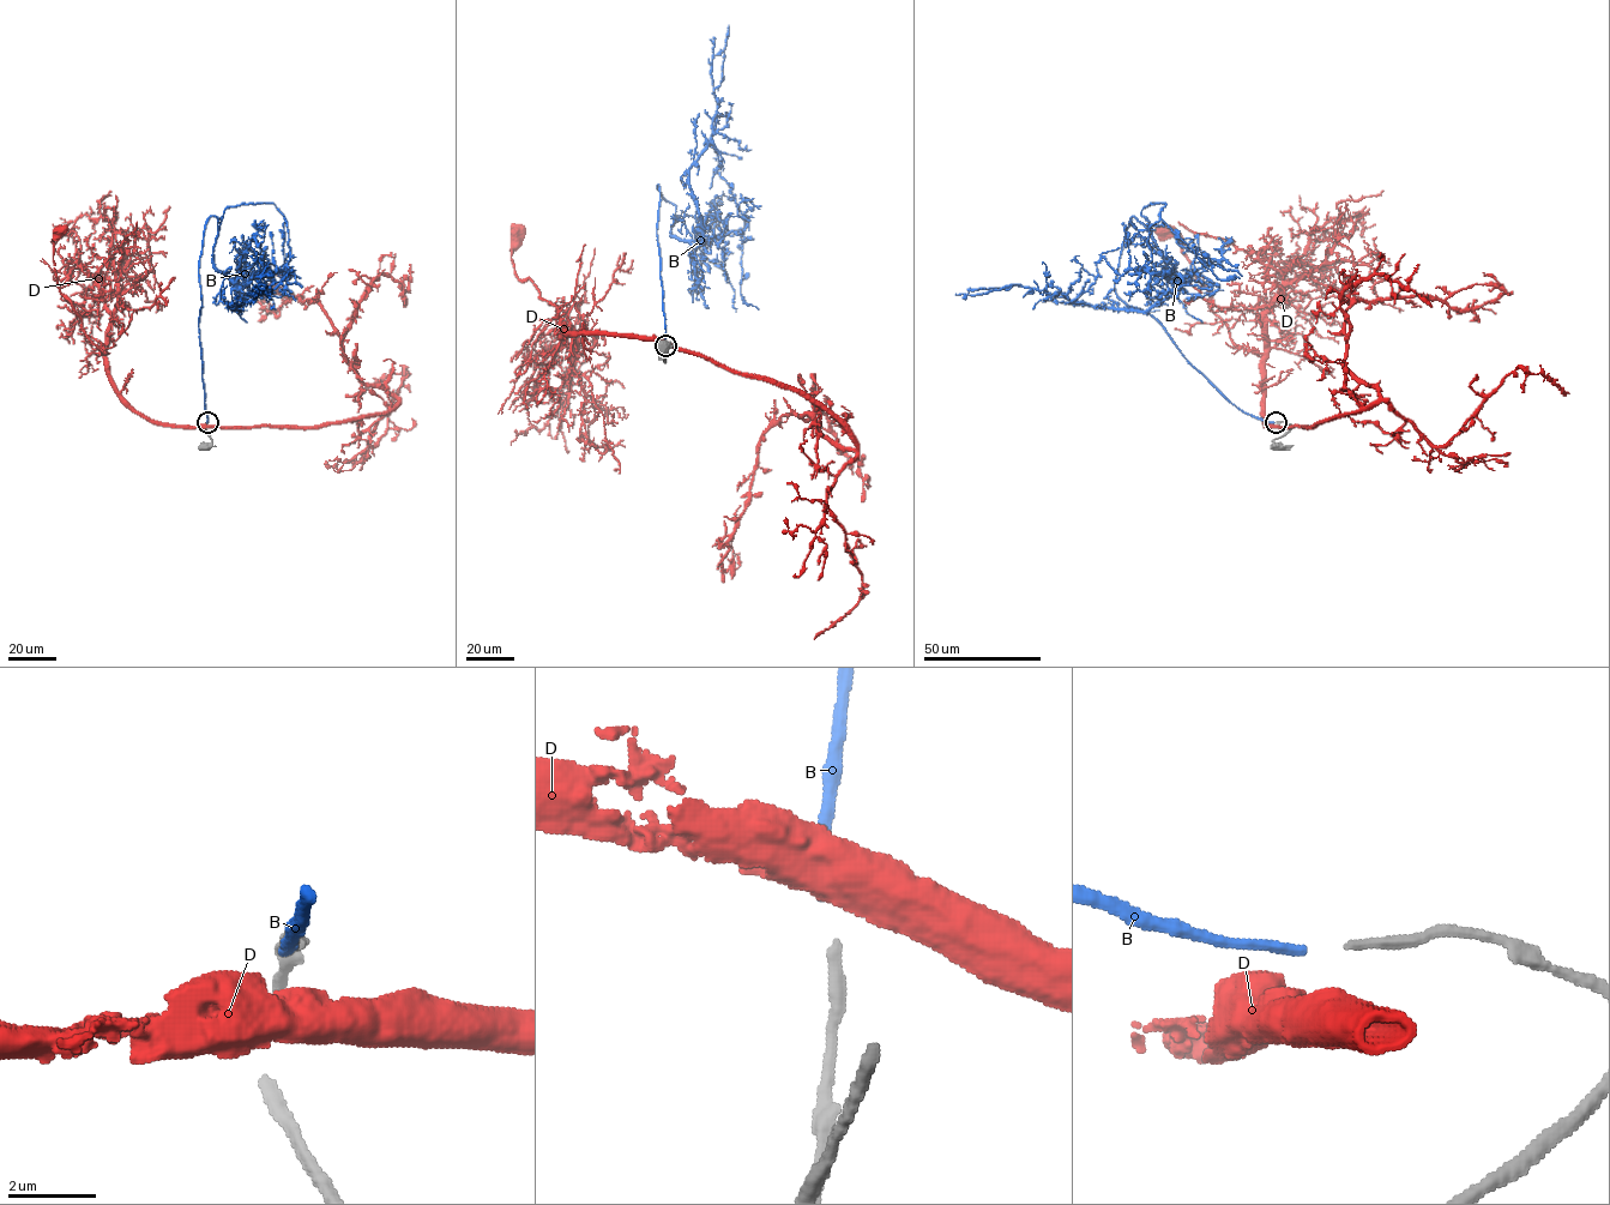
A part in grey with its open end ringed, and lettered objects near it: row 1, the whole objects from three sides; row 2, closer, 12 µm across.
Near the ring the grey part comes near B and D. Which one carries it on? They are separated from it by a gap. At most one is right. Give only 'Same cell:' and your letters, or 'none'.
Same cell: B

